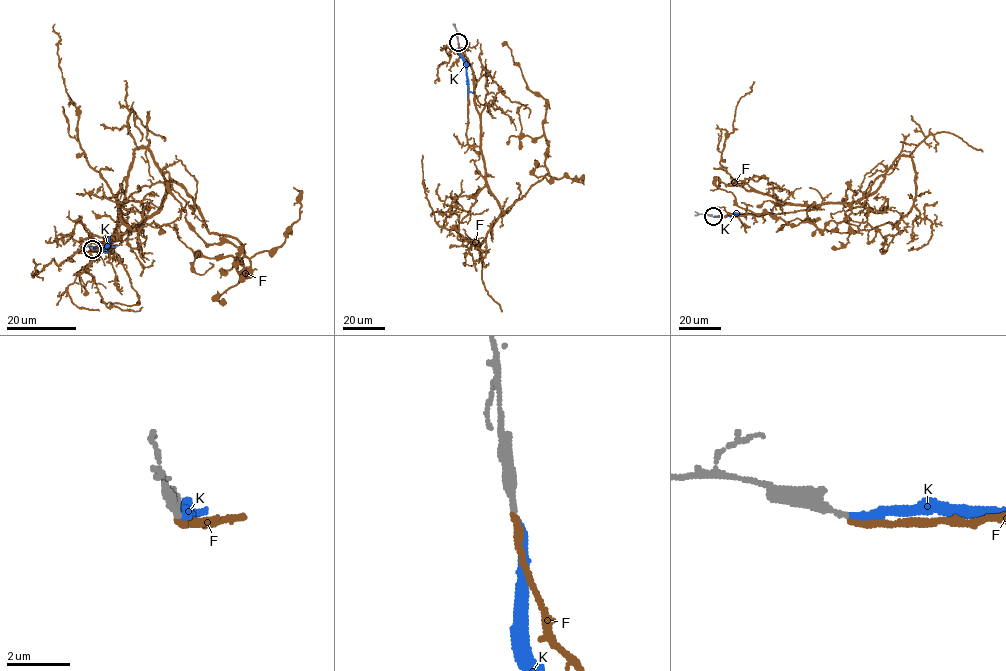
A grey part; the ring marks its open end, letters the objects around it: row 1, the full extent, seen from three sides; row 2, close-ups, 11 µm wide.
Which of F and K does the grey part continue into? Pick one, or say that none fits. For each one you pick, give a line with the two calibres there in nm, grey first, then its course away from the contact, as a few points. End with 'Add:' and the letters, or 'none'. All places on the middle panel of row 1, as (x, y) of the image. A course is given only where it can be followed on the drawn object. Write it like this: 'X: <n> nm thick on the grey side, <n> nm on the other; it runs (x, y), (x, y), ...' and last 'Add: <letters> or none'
K: 220 nm thick on the grey side, 220 nm on the other; it runs (458, 42), (458, 52), (466, 68), (468, 99)
Add: K

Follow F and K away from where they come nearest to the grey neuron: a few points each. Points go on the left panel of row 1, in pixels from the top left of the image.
F: (92, 249), (152, 215), (171, 180), (209, 232), (241, 243), (239, 272), (239, 250), (207, 244), (166, 182)
K: (92, 249), (108, 245), (109, 237)

